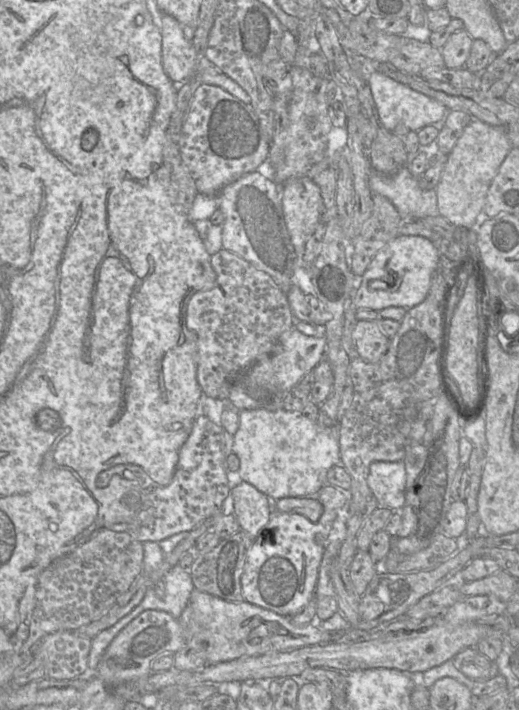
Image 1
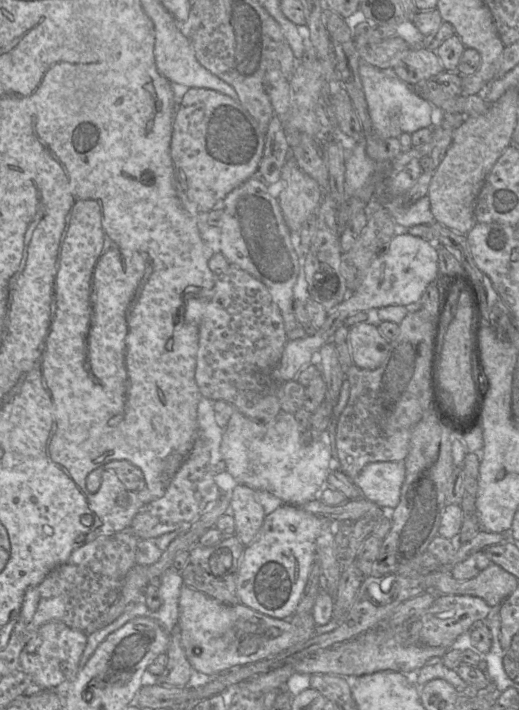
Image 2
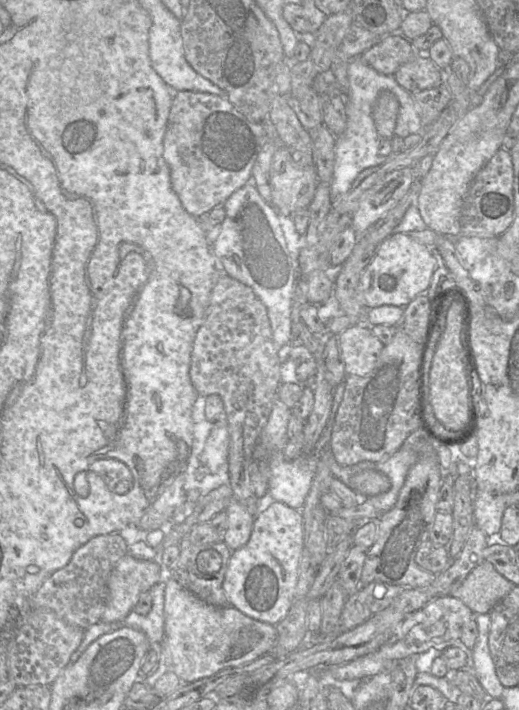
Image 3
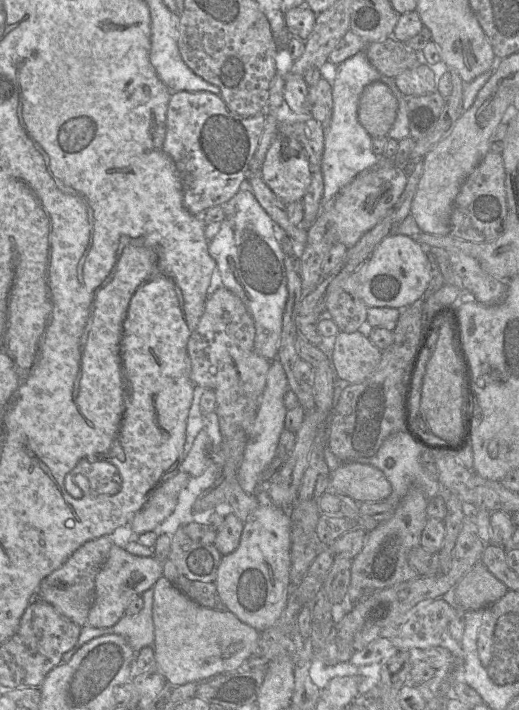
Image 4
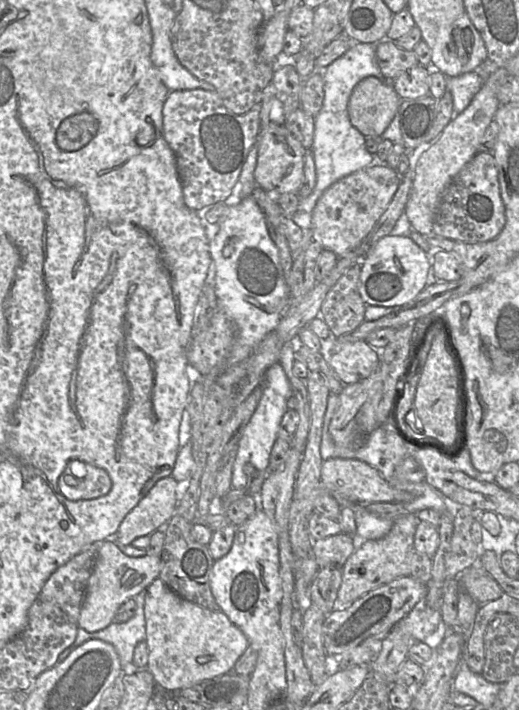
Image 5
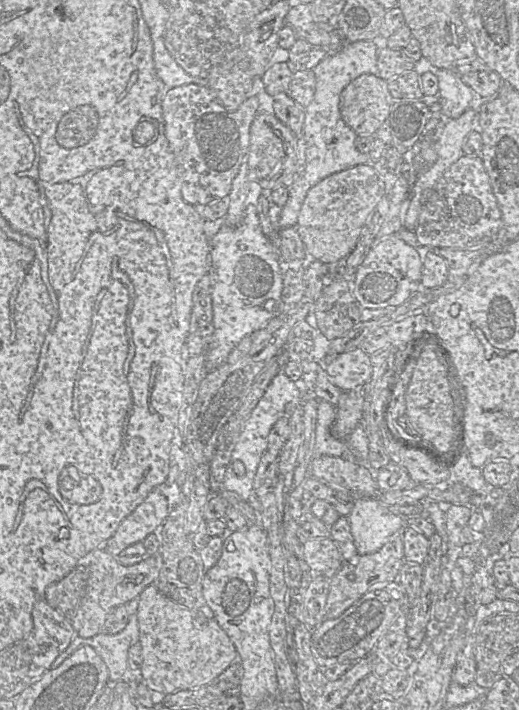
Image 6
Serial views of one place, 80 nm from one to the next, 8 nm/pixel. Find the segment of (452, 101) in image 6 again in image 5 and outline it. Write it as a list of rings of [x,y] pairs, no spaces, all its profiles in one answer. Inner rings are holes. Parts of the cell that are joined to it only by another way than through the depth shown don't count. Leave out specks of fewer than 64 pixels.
[[[468,72],[459,76],[446,77],[446,87],[452,95],[455,114],[462,113],[481,89],[487,76]]]

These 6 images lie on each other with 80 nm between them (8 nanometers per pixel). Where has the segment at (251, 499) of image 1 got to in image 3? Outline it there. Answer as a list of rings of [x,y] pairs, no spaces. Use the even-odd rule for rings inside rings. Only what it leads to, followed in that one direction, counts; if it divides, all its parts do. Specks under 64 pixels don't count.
[[[234,499],[231,500],[225,511],[227,531],[223,535],[222,541],[234,552],[249,541],[256,515]]]

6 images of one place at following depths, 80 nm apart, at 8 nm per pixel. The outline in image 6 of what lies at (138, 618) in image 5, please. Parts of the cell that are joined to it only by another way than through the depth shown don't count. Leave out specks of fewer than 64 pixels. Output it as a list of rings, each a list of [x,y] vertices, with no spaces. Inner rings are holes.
[[[139,596],[125,603],[129,621],[125,628],[117,634],[100,632],[92,637],[83,638],[75,633],[68,647],[54,660],[51,669],[59,666],[80,646],[89,645],[106,664],[109,671],[109,683],[115,683],[122,679],[127,674],[128,650],[130,646],[139,642],[138,604]]]

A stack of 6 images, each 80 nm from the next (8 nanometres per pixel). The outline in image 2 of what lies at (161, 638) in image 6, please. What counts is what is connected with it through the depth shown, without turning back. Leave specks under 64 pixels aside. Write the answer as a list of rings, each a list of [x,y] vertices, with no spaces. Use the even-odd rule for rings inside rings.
[[[185,584],[180,590],[178,626],[186,658],[197,676],[214,676],[232,667],[276,656],[311,638],[289,620],[272,618],[241,603],[224,604]]]

